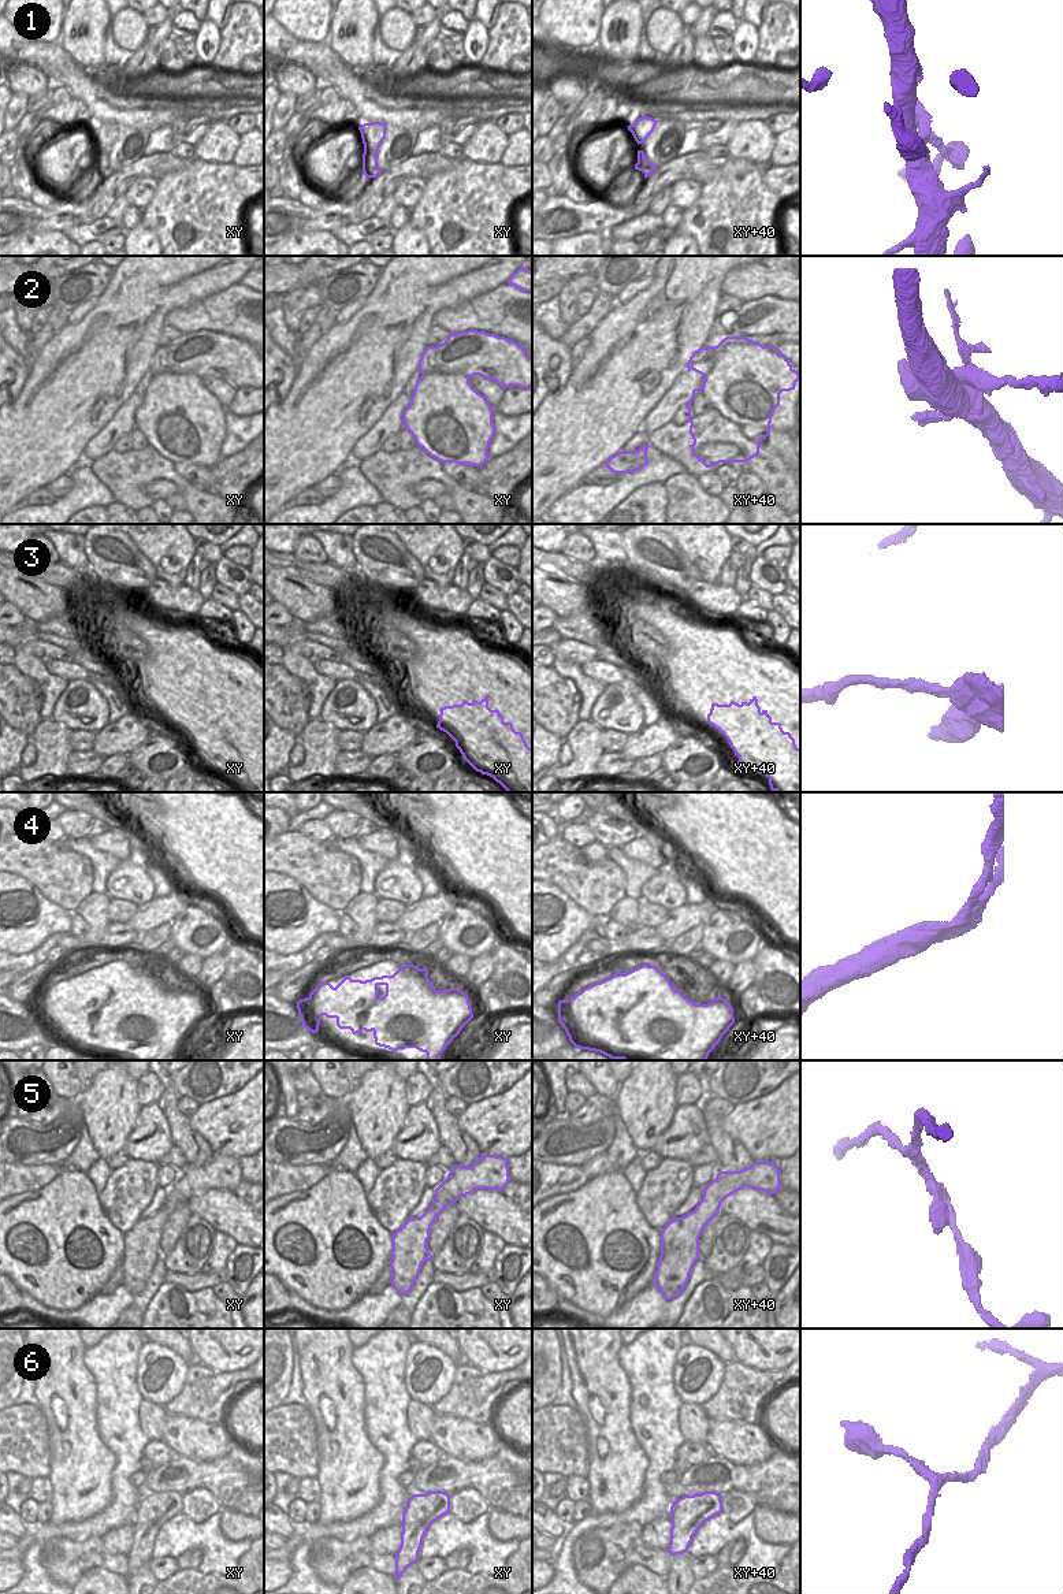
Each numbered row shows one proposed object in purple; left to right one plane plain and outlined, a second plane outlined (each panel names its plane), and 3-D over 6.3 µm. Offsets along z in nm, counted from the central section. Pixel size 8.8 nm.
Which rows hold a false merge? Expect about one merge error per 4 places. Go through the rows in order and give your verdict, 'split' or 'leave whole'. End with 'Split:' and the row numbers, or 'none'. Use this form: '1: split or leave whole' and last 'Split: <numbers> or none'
1: split
2: split
3: split
4: split
5: leave whole
6: leave whole
Split: 1, 2, 3, 4

